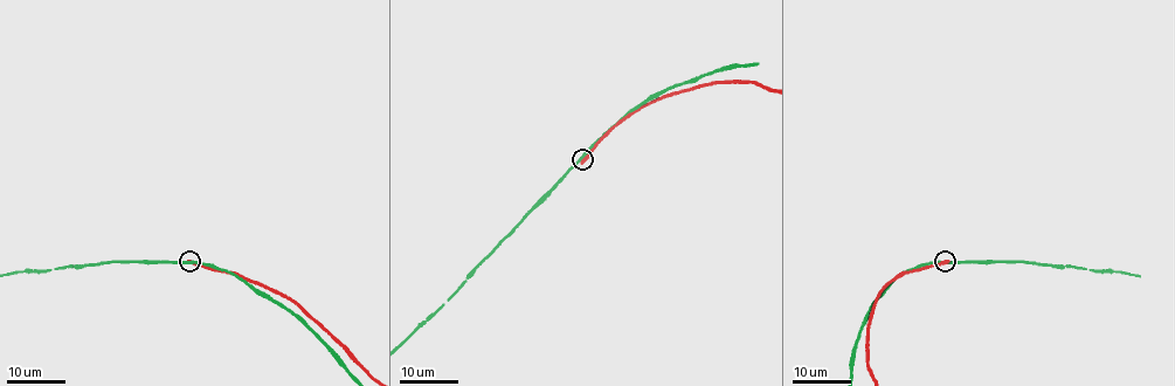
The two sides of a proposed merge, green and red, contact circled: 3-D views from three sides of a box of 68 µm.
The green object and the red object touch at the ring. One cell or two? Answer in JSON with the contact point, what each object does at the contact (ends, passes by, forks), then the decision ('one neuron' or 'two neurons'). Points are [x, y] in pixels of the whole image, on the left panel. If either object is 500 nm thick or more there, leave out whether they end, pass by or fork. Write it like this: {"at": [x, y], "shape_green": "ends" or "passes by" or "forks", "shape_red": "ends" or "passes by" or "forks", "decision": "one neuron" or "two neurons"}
{"at": [189, 261], "shape_green": "passes by", "shape_red": "ends", "decision": "two neurons"}

